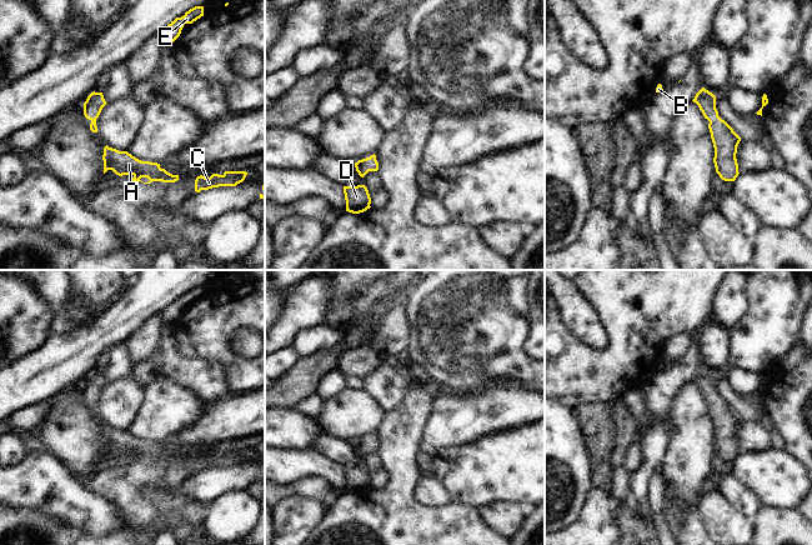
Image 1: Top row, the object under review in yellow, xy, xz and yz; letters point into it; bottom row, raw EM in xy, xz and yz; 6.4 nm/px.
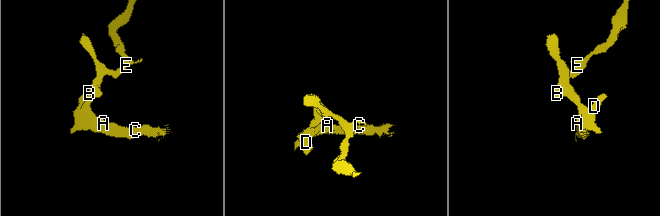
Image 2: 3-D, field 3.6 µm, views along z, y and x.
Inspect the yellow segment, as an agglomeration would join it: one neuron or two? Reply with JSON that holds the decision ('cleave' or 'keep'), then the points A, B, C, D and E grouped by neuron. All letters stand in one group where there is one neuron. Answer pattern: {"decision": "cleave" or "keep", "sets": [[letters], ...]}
{"decision": "keep", "sets": [["A", "B", "C", "D", "E"]]}

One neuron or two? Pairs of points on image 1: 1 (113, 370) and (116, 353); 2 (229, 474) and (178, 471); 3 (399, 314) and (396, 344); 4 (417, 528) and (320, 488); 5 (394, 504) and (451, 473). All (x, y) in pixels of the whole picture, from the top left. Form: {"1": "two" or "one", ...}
{"1": "one", "2": "two", "3": "one", "4": "two", "5": "two"}

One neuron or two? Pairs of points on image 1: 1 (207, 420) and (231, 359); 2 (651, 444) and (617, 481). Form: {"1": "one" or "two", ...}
{"1": "two", "2": "two"}

